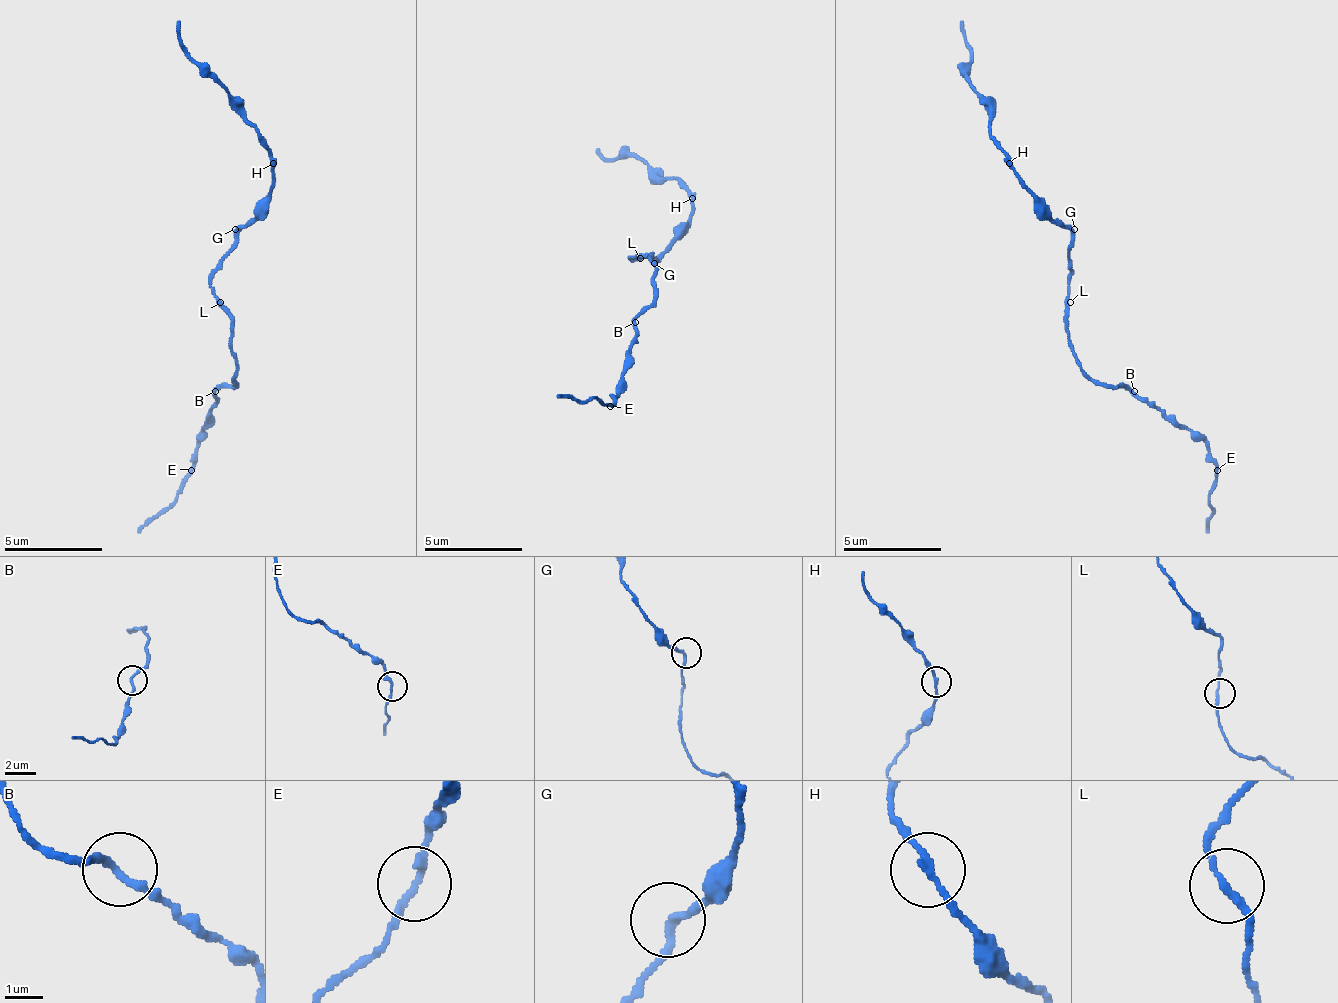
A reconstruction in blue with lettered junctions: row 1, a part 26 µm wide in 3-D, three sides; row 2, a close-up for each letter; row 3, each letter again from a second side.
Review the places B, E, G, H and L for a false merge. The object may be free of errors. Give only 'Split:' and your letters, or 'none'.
Split: none

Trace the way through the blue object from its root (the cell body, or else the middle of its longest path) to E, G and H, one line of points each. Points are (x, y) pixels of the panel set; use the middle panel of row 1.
E: (635, 258), (649, 258), (654, 263), (654, 302), (635, 322), (635, 342), (630, 347), (625, 386), (610, 406)
G: (635, 258), (649, 258), (654, 263)
H: (635, 258), (654, 258), (694, 214), (694, 199)

